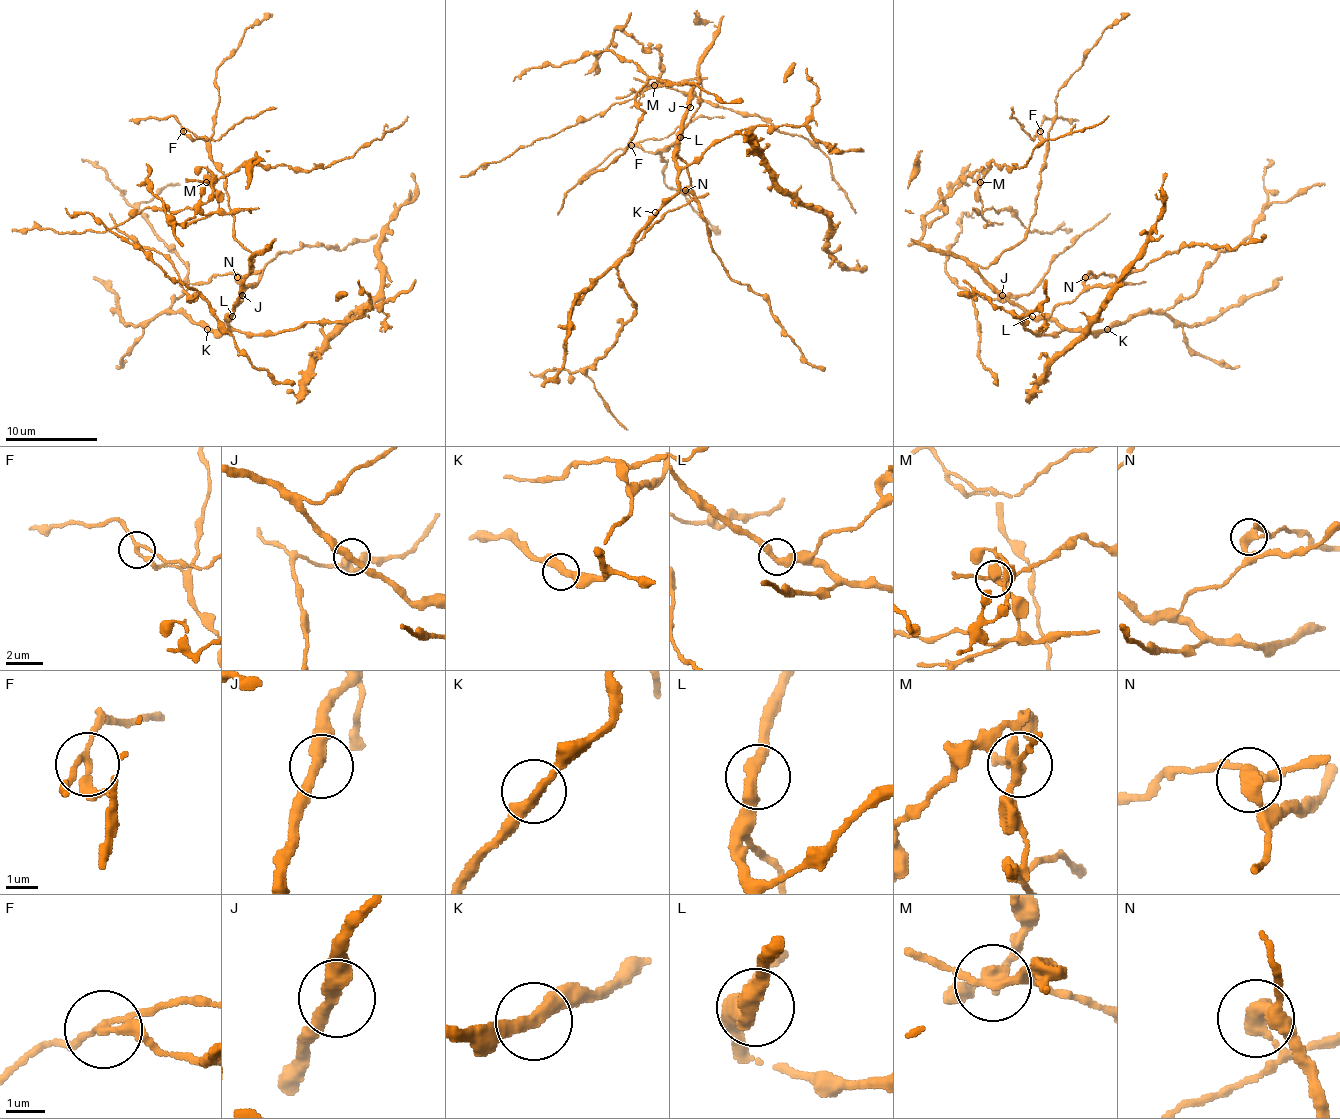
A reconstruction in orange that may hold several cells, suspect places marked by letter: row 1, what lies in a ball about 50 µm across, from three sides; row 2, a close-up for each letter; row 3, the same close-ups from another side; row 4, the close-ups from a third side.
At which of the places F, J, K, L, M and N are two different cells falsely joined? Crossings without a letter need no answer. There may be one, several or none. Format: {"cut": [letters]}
{"cut": ["F", "M", "N"]}

